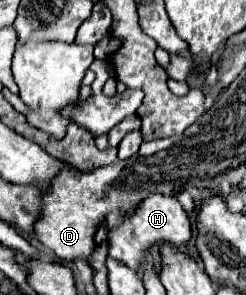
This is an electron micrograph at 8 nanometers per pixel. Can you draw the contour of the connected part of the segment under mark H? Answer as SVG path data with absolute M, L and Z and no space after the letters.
M152 193L116 231L110 233L108 255L112 259L118 259L128 267L140 271L144 255L152 245L172 243L174 247L182 247L182 245L188 245L190 239L192 239L192 225L190 225L186 211L178 203L178 199L166 197L160 193Z

